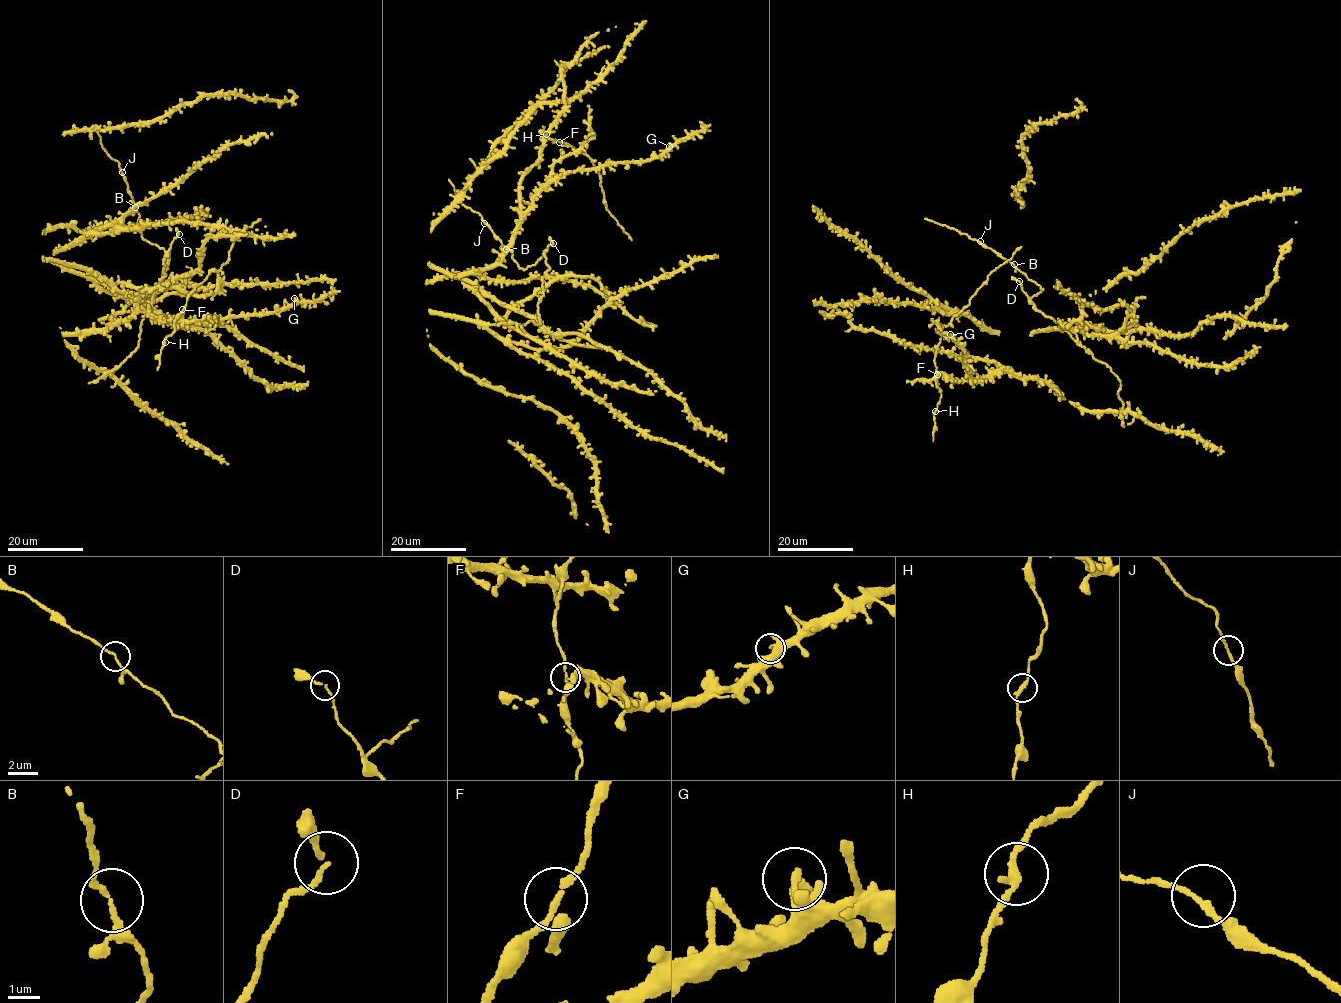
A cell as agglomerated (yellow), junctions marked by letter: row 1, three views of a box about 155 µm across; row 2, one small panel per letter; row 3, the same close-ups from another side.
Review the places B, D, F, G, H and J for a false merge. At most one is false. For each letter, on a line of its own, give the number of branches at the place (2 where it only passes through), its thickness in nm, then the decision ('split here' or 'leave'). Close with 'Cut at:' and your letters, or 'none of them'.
B: 2 branches meet; 140 nm thick; leave
D: 2 branches meet; 140 nm thick; leave
F: 2 branches meet; 160 nm thick; leave
G: 2 branches meet; 150 nm thick; leave
H: 2 branches meet; 240 nm thick; leave
J: 2 branches meet; 160 nm thick; leave
Cut at: none of them

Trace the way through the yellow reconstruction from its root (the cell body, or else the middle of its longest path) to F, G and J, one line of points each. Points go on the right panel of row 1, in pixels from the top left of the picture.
F: (1069, 401), (1048, 385), (1019, 378), (1011, 372), (1001, 370), (969, 381), (957, 381), (937, 374)
G: (1069, 401), (1048, 385), (1019, 378), (1011, 372), (1001, 370), (976, 380), (969, 375), (966, 351), (950, 334)
J: (1069, 401), (1089, 411), (1126, 411), (1118, 395), (1120, 382), (1111, 370), (1030, 300), (1043, 289), (980, 241)

